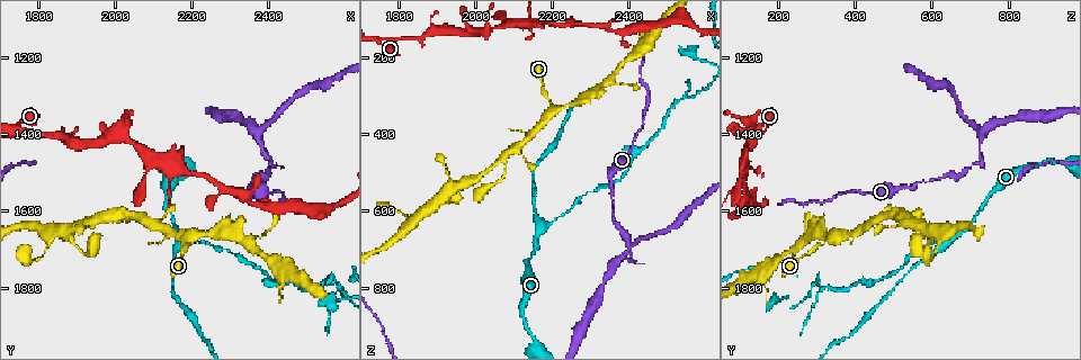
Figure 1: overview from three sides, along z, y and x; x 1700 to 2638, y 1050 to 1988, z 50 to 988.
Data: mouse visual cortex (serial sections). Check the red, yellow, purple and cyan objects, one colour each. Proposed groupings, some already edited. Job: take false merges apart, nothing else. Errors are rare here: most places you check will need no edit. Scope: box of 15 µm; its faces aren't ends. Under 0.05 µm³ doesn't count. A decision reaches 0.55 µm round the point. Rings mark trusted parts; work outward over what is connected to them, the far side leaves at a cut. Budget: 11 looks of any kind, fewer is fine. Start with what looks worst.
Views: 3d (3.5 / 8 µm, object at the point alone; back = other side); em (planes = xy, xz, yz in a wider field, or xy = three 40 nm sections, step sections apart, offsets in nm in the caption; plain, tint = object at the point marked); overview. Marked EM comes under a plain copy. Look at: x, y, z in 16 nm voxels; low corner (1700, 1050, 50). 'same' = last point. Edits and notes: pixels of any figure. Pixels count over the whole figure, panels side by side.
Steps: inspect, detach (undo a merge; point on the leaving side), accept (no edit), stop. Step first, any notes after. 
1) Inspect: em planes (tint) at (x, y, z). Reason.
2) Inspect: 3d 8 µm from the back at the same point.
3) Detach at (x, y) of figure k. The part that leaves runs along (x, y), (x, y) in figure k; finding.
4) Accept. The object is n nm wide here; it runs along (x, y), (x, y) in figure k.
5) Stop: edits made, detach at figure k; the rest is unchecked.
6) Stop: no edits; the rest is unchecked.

Inspect: 3d 3.5 µm at (2560, 1775, 310).

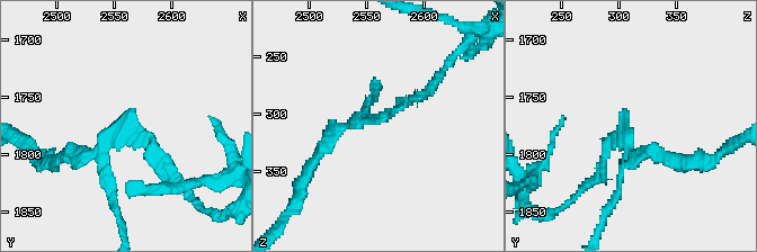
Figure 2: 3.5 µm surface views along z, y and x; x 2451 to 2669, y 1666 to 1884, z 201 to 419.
Inspect: em xy step 2 (tint) at (2560, 1782, 306).

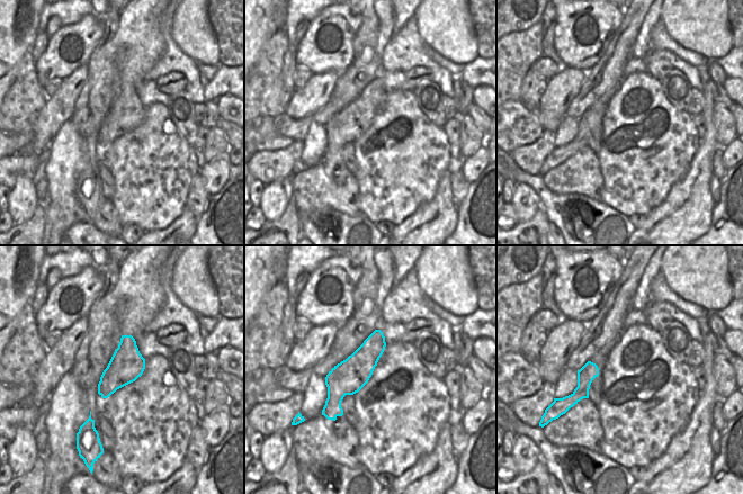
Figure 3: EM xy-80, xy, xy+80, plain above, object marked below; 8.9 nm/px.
Accept. The arms are 150, 150 nm wide; it runs along (377, 332), (338, 387), (333, 416) in figure 3; one cell here.

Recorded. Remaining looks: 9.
Inspect: 3d 3.5 µm at (2400, 1485, 710). Abrupt turn.

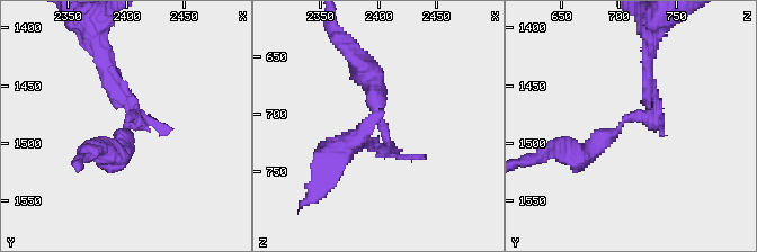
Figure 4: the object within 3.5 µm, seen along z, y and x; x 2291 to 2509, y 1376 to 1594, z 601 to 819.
Inspect: em xy step 5 (tint) at (2402, 1480, 706). Need the tissue.

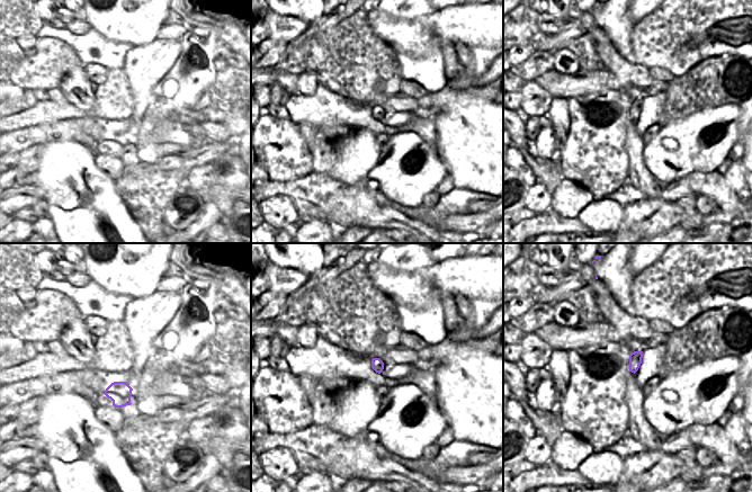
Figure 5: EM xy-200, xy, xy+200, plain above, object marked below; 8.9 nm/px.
Accept. The object is 110 nm wide here; it runs along (362, 63), (385, 129), (385, 150), (368, 144) in figure 4; all the same cell.

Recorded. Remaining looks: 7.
Inspect: 3d 3.5 µm at (2285, 1545, 120). Three arms meet.

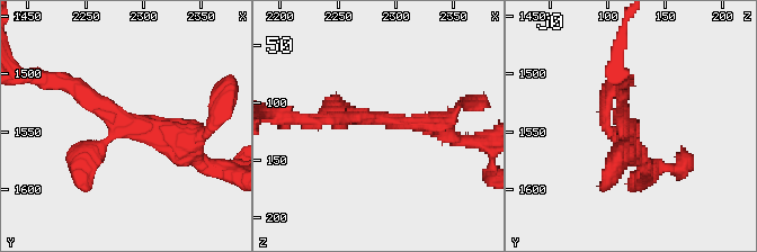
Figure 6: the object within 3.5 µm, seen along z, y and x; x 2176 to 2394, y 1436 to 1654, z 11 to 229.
Accept. It runs along (59, 79), (186, 152) in figure 6; one cell here.

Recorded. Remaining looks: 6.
Inspect: 3d 3.5 µm at (2200, 1675, 335). Abrupt turn.

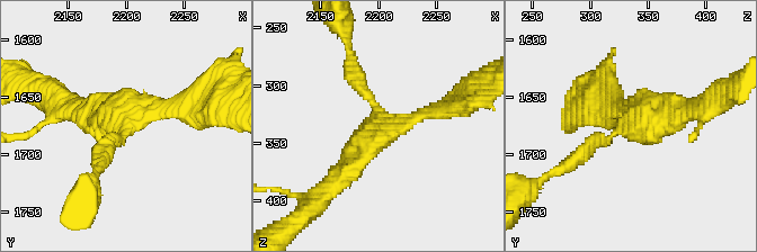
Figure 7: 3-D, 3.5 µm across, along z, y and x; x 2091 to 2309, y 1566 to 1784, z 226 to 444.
Inspect: em planes (tint) at (2198, 1674, 334). 3 arms meet here; the arms are 200, 200, 300 nm wide.

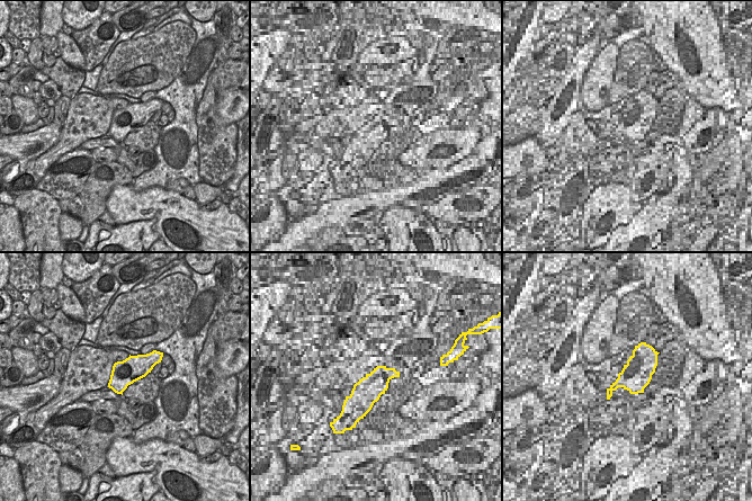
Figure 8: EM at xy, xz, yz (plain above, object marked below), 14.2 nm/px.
Accept. The object is 360 nm wide here; it runs along (575, 161), (629, 123), (686, 109) in figure 7; all the same cell.

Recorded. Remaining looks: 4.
Stop: no edits; the rest is unchecked.

